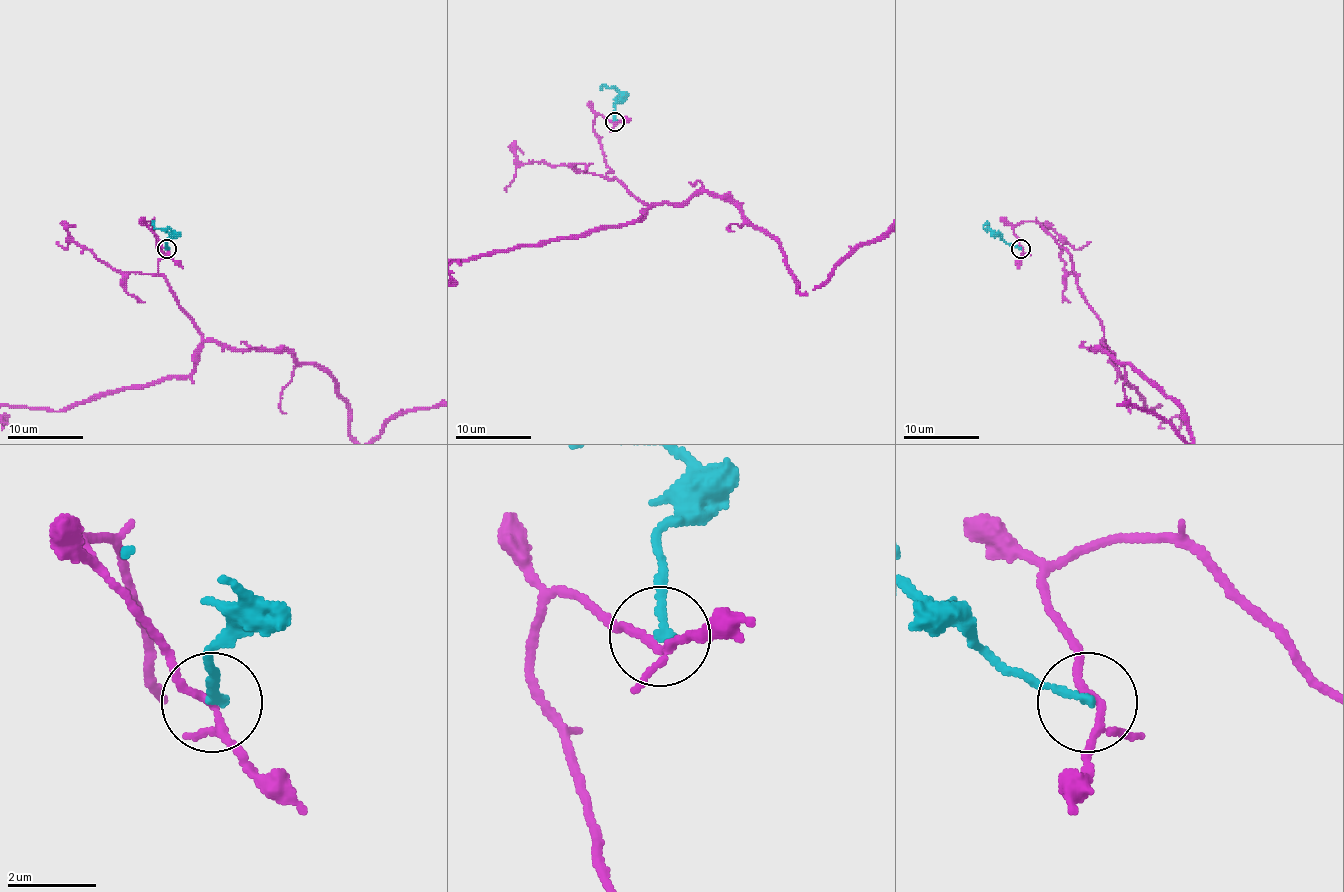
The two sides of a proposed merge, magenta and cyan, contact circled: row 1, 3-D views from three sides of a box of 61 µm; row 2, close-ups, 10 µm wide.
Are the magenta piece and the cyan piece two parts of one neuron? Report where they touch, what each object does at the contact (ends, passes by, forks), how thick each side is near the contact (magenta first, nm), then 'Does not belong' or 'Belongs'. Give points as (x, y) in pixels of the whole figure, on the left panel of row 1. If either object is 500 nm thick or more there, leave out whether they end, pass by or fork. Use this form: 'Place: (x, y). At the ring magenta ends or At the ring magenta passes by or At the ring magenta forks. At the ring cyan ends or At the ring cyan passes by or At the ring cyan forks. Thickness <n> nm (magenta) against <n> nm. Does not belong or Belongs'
Place: (167, 249). At the ring magenta forks. At the ring cyan ends. Thickness 130 nm (magenta) against 200 nm. Does not belong

